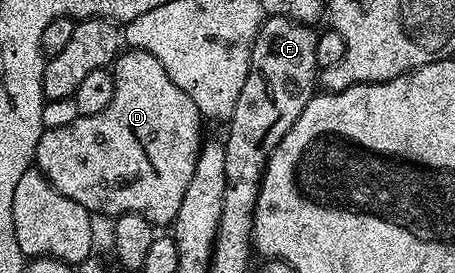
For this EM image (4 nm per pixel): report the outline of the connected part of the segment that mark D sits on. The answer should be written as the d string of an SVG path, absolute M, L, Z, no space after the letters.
M125 50L115 60L111 72L114 77L114 101L110 101L102 113L80 115L62 129L45 130L38 141L35 166L44 174L46 181L62 193L62 197L78 201L78 205L97 216L115 217L134 213L153 225L171 224L178 213L178 205L182 205L186 185L190 185L190 177L194 175L196 154L200 152L200 110L186 93L182 93L182 89L178 89L178 85L174 85L174 81L170 81L158 57L150 53Z

